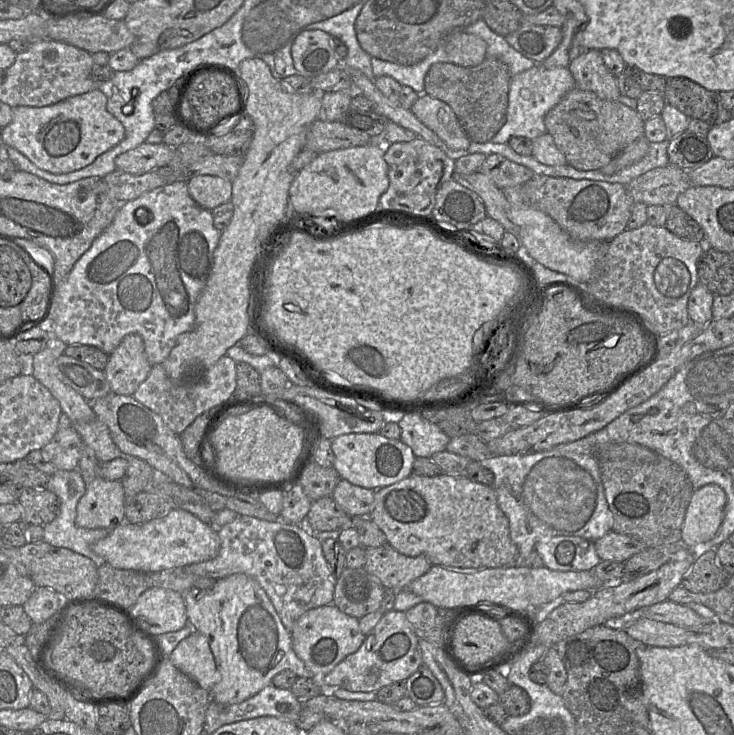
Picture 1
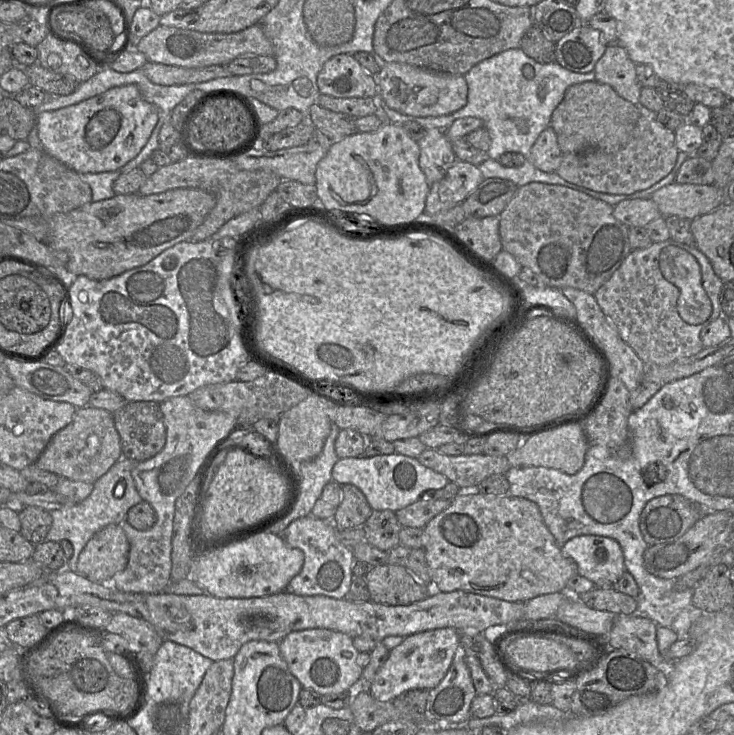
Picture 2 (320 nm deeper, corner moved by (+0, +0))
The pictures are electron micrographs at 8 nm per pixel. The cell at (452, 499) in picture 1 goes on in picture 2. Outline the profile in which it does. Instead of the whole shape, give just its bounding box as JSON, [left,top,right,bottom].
[423,486,578,603]

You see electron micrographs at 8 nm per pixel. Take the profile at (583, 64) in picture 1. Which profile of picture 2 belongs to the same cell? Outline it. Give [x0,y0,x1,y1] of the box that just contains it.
[593,43,640,105]

